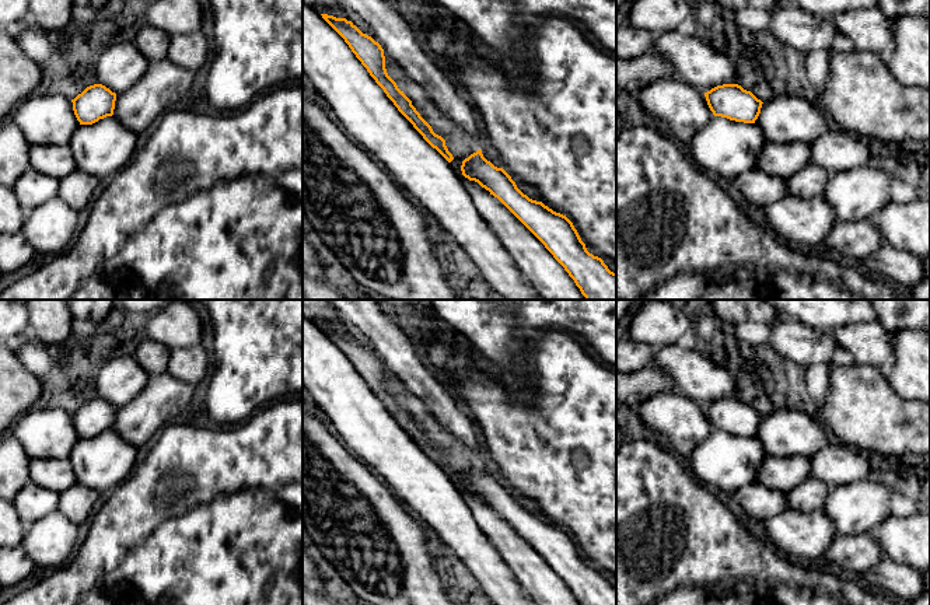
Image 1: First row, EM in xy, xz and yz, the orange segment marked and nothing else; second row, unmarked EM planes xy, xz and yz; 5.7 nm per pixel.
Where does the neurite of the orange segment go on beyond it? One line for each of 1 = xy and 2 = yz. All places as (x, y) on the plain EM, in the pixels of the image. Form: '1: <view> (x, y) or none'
1: none
2: none

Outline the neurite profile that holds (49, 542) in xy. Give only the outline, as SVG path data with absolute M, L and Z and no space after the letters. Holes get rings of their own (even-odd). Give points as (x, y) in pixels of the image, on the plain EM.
M56 510L27 528L21 548L36 570L49 571L70 560L77 536L77 524Z

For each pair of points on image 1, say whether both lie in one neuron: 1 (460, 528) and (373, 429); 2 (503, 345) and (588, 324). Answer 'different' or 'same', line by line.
1: same
2: same

